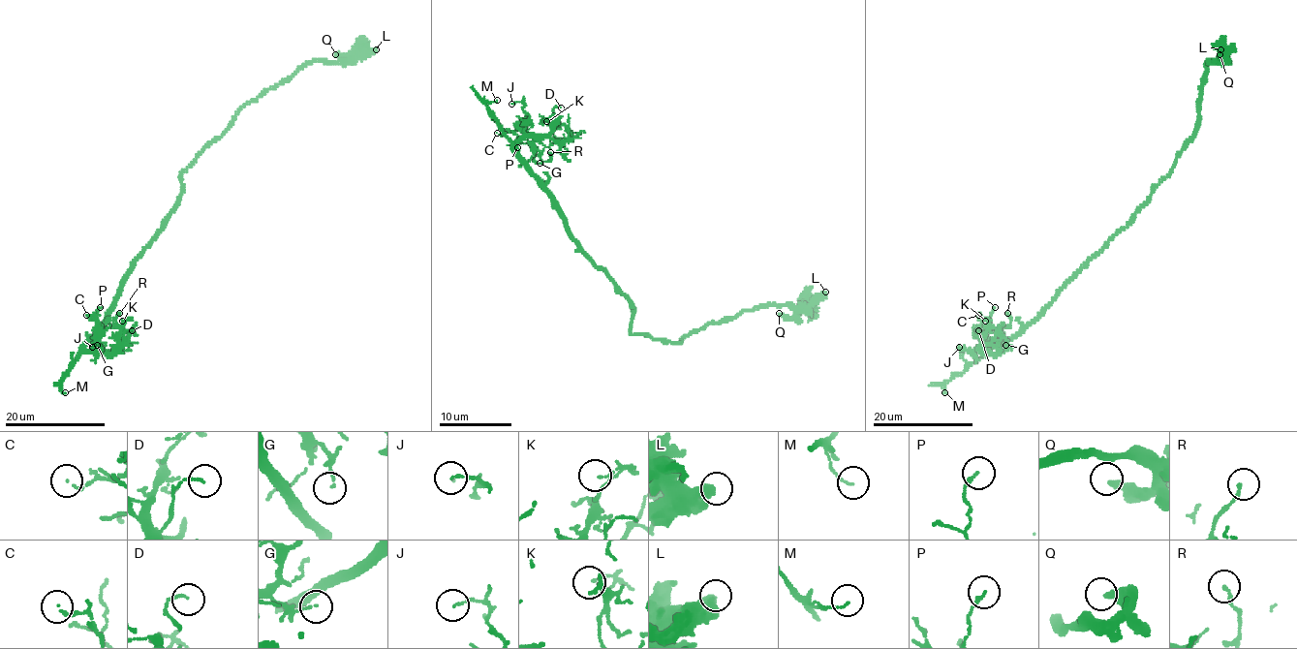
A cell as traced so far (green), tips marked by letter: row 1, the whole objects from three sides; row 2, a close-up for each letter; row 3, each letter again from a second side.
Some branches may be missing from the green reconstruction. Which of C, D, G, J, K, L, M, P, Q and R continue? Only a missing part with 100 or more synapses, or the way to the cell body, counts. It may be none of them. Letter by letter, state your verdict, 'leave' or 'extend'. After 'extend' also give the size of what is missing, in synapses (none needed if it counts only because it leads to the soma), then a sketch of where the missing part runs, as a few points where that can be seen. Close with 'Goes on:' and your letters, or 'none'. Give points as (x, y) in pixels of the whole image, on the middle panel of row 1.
C: leave
D: leave
G: leave
J: leave
K: leave
L: leave
M: leave
P: leave
Q: leave
R: leave
Goes on: none

